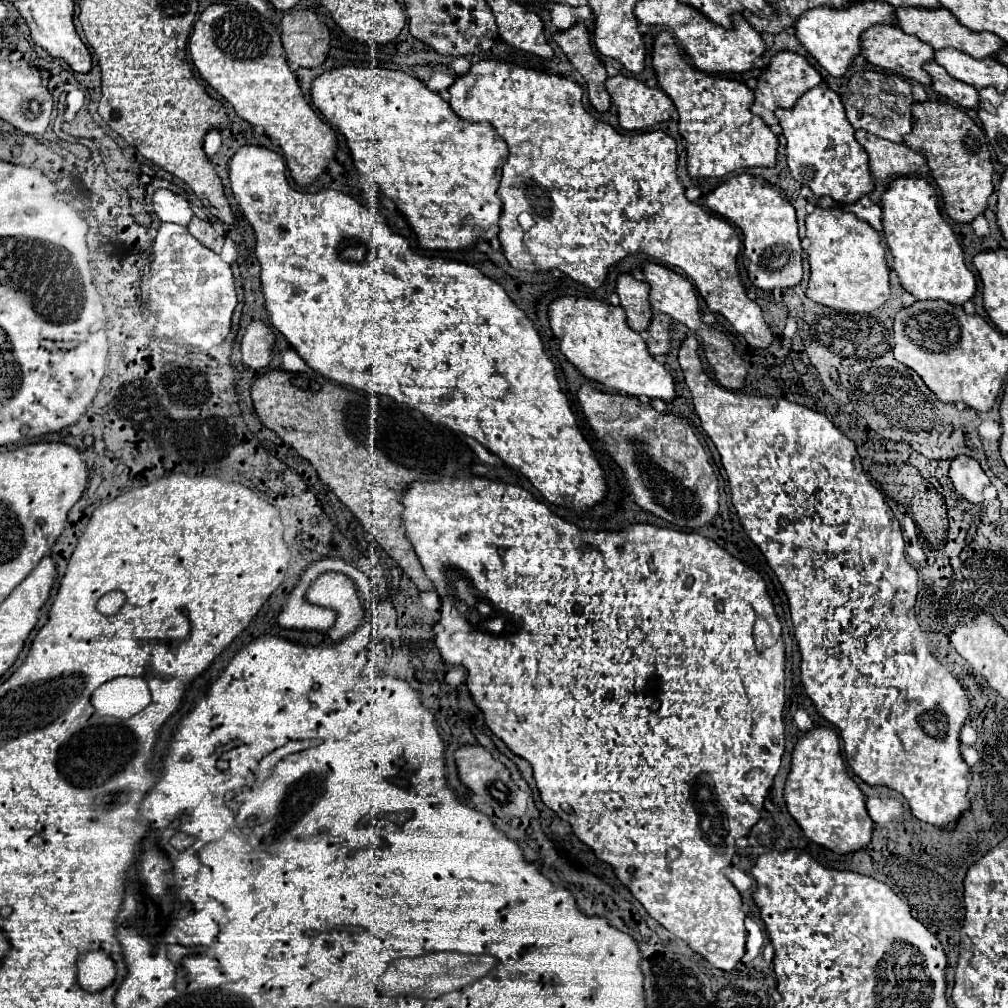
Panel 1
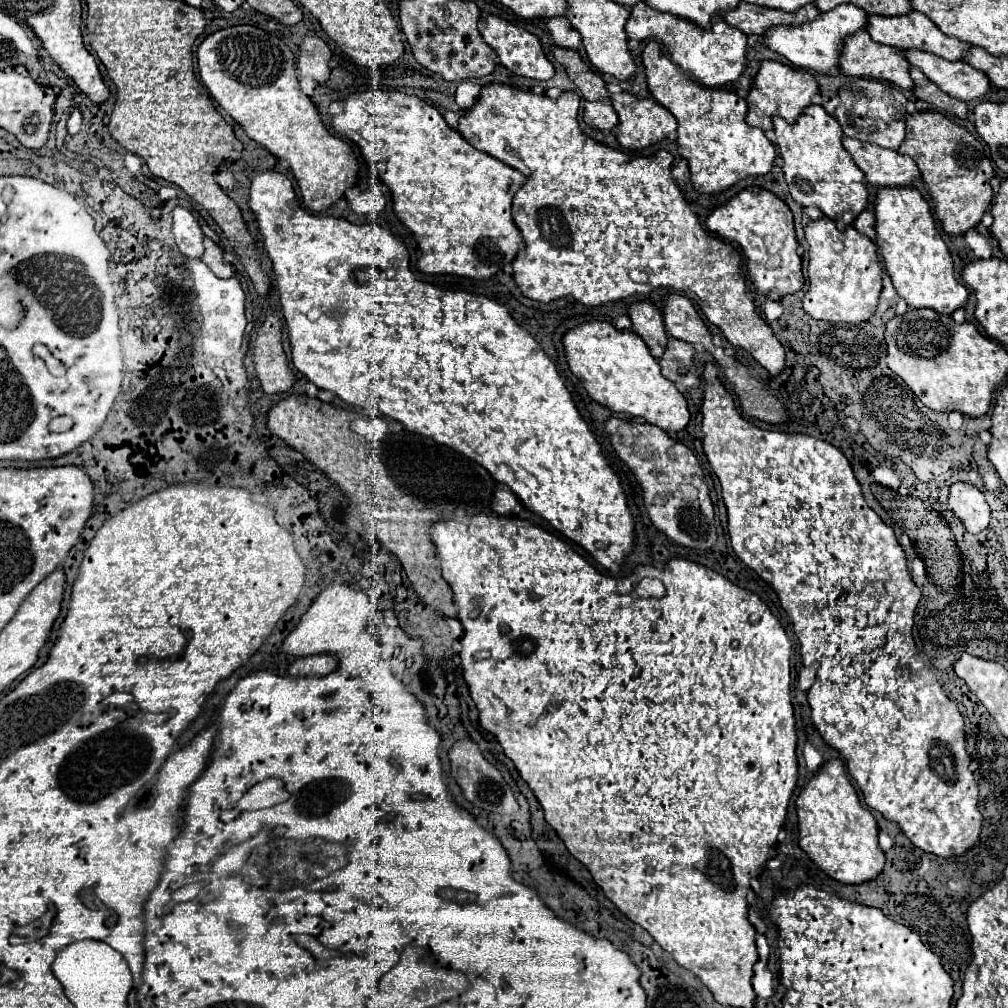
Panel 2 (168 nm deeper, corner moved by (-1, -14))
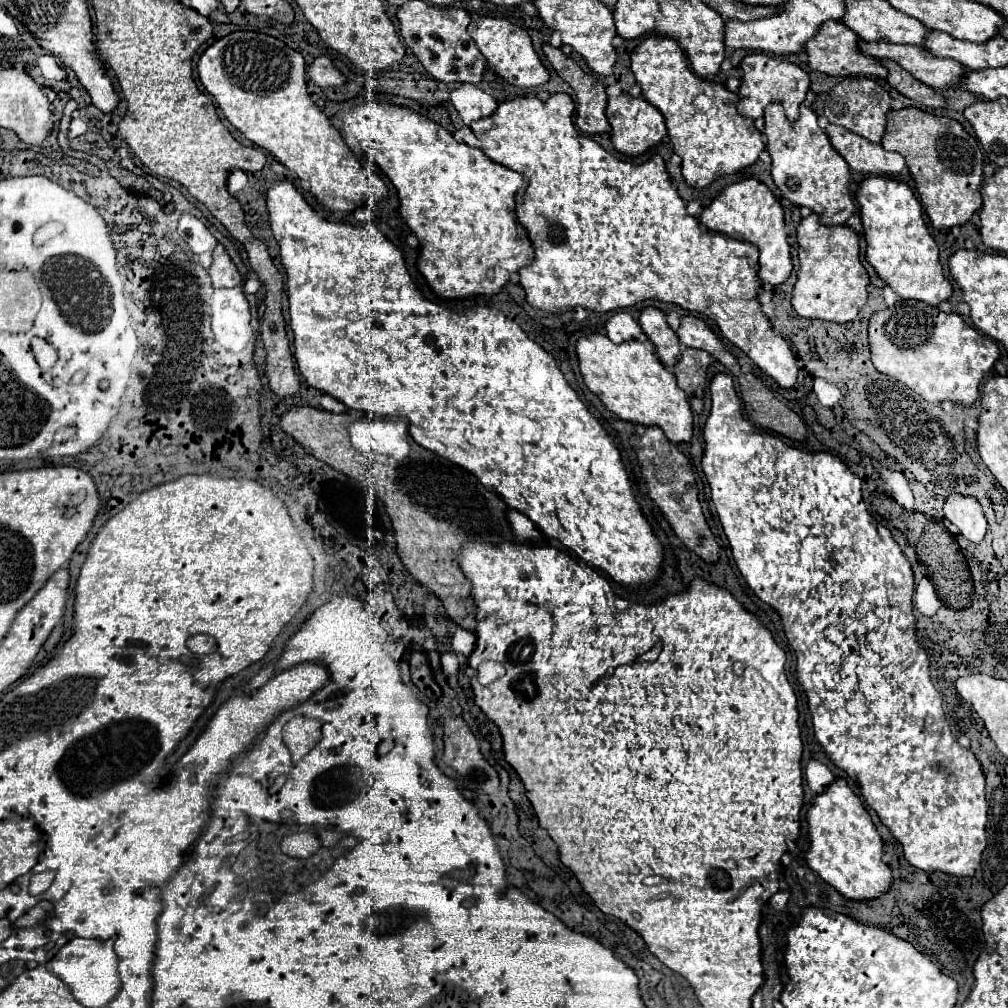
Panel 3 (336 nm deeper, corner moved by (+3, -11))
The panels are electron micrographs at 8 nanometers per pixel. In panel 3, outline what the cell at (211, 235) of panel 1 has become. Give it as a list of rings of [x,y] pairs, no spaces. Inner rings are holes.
[[[217,244],[213,250],[213,264],[209,268],[209,276],[215,288],[233,288],[241,284],[241,274],[237,272],[223,244]]]

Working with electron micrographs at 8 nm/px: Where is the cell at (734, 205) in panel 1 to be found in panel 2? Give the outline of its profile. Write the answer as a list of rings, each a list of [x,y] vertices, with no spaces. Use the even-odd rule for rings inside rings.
[[[749,187],[731,197],[725,205],[717,207],[705,221],[707,229],[723,239],[737,241],[747,257],[749,277],[761,295],[777,289],[779,295],[795,293],[803,289],[801,257],[797,253],[797,237],[793,229],[793,215],[789,207],[771,191],[761,187]]]

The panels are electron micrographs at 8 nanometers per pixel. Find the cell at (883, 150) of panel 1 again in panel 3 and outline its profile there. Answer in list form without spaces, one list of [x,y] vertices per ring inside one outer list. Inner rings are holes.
[[[829,124],[825,130],[833,140],[835,150],[855,172],[871,176],[897,176],[905,168],[905,158],[897,152],[887,152],[881,144],[873,144],[843,126]]]

